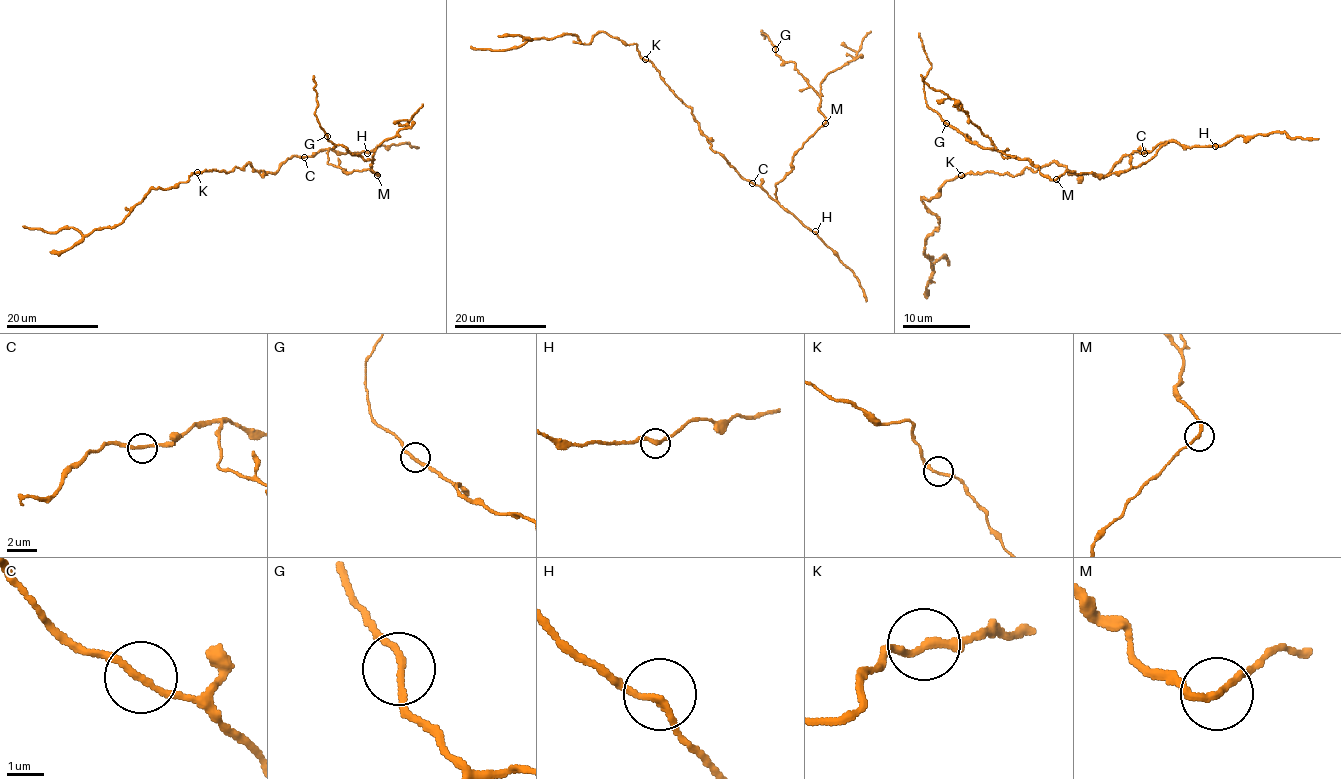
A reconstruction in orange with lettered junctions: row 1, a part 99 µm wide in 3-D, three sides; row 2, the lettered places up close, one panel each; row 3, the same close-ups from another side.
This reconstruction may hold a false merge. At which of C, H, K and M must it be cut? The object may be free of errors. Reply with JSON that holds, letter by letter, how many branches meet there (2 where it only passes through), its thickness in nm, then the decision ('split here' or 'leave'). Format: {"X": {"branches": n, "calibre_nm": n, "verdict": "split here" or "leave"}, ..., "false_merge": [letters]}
{"C": {"branches": 2, "calibre_nm": 190, "verdict": "leave"}, "H": {"branches": 2, "calibre_nm": 190, "verdict": "leave"}, "K": {"branches": 2, "calibre_nm": 200, "verdict": "leave"}, "M": {"branches": 2, "calibre_nm": 190, "verdict": "leave"}, "false_merge": []}

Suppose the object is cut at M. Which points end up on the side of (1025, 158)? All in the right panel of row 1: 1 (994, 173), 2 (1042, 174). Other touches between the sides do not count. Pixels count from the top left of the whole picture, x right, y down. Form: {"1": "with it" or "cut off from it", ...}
{"1": "cut off from it", "2": "with it"}

